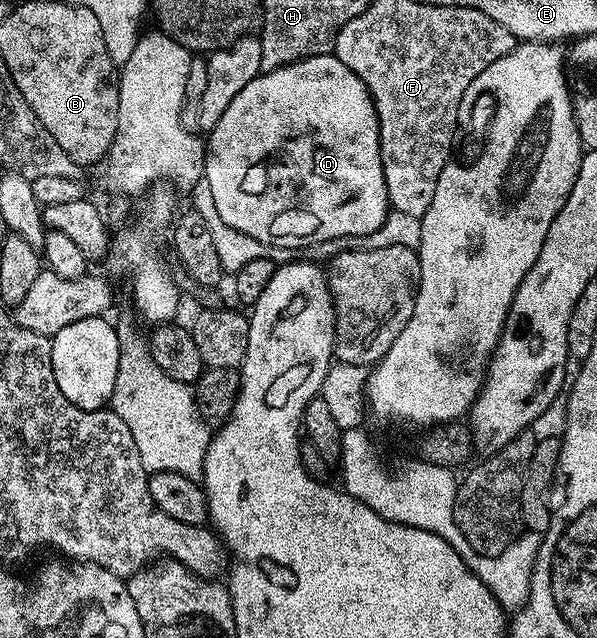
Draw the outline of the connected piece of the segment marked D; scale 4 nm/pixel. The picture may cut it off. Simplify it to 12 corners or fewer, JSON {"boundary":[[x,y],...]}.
{"boundary":[[323,53],[206,137],[226,227],[299,251],[390,214],[366,83]]}

